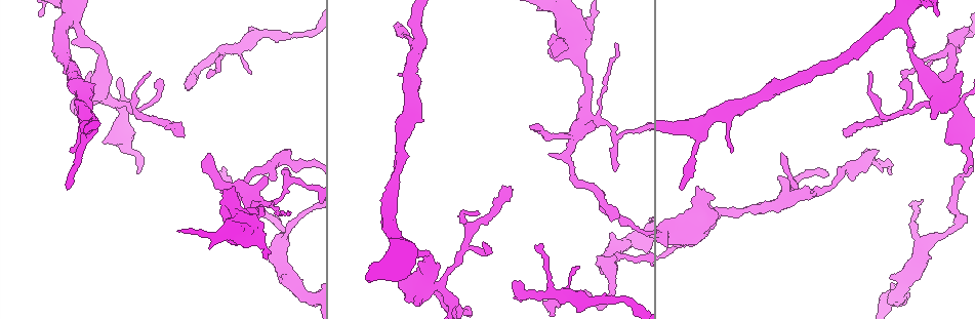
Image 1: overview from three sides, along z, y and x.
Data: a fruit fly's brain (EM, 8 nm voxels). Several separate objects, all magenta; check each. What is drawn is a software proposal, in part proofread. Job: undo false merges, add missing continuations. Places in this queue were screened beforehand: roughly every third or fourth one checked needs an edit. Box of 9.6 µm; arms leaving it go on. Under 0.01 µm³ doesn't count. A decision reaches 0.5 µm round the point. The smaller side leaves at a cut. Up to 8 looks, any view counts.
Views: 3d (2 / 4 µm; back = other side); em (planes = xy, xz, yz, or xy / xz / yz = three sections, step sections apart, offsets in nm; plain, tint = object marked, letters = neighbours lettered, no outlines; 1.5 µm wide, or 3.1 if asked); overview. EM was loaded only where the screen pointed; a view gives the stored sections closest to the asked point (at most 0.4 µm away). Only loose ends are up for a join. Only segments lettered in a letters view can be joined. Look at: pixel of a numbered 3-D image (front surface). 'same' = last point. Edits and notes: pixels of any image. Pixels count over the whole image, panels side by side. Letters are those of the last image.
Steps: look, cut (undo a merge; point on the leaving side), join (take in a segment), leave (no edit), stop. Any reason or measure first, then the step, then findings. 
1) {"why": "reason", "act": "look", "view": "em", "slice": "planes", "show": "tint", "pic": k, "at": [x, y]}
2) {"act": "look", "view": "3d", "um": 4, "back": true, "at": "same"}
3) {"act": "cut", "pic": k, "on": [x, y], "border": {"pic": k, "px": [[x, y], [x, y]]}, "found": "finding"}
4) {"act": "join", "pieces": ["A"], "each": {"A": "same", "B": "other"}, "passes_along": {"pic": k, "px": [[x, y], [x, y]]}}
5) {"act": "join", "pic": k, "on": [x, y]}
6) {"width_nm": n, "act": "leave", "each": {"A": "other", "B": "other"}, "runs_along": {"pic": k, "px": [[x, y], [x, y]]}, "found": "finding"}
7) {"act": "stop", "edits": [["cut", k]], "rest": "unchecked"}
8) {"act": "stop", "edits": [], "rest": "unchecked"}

{"why": "an open end", "act": "look", "view": "em", "slice": "planes", "show": "plain", "pic": 1, "at": [695, 187]}

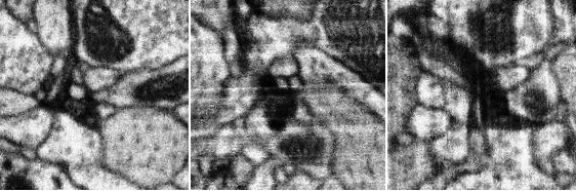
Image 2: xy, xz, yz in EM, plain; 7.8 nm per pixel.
{"act": "look", "view": "em", "slice": "planes", "show": "letters", "at": "same"}

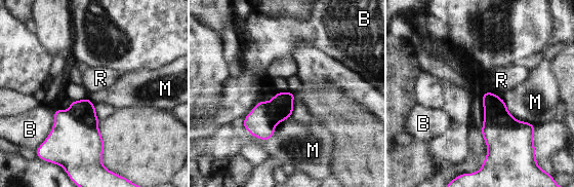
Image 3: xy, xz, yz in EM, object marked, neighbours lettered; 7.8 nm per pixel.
{"act": "leave", "each": {"B": "other", "M": "other", "R": "other"}, "border": {"pic": 3, "px": [[489, 90], [496, 95]]}, "found": "no lettered segment goes on from it"}

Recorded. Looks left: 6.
{"why": "branch stops here", "act": "look", "view": "3d", "um": 4, "pic": 1, "at": [826, 174]}

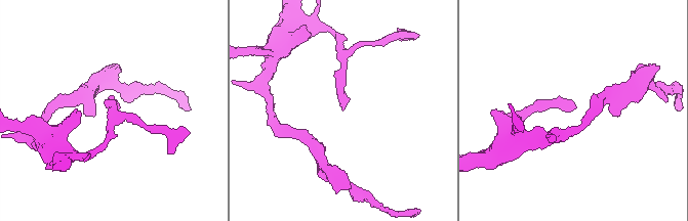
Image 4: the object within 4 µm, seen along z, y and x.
{"why": "need the tissue", "act": "look", "view": "em", "slice": "yz", "step": 4, "show": "letters", "pic": 4, "at": [342, 108]}

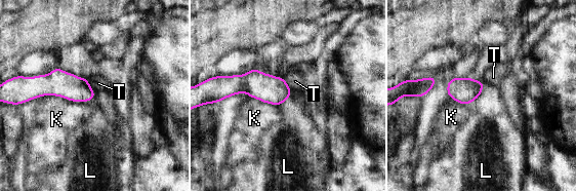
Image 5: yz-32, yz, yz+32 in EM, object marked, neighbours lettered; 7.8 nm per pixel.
{"act": "look", "view": "em", "slice": "xy", "step": 8, "show": "letters", "at": "same"}

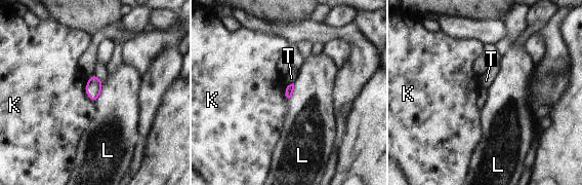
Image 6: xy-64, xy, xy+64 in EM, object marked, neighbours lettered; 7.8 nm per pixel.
{"act": "leave", "each": {"K": "other", "L": "other", "T": "other"}, "border": {"pic": 6, "px": [[102, 81], [100, 94], [94, 102]]}, "found": "none of them fits"}

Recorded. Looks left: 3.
{"why": "thin end", "act": "look", "view": "em", "slice": "xy", "step": 8, "show": "tint", "pic": 1, "at": [162, 80]}

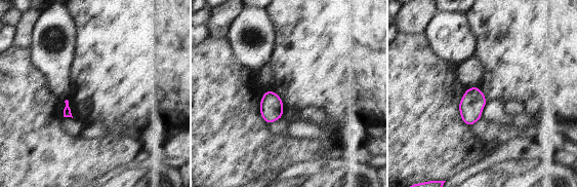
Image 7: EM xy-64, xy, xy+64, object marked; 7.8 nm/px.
{"why": "another direction", "act": "look", "view": "em", "slice": "planes", "show": "tint", "at": "same"}

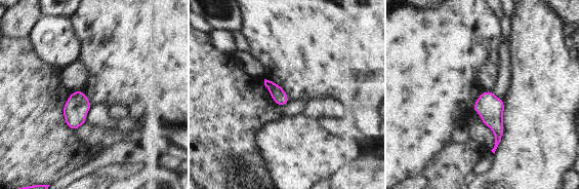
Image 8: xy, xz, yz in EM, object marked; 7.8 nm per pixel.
{"why": "see the neighbours", "act": "look", "view": "em", "slice": "planes", "show": "letters", "at": "same"}

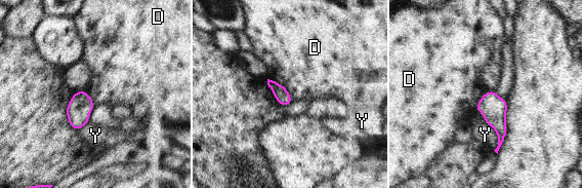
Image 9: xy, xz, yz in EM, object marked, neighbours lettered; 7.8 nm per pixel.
{"width_nm": 110, "act": "leave", "each": {"D": "other", "Y": "other"}, "border": {"pic": 9, "px": [[267, 78], [279, 82], [292, 100]]}, "found": "none of them fits"}

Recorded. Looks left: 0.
{"act": "stop", "edits": [], "rest": "unchecked"}

